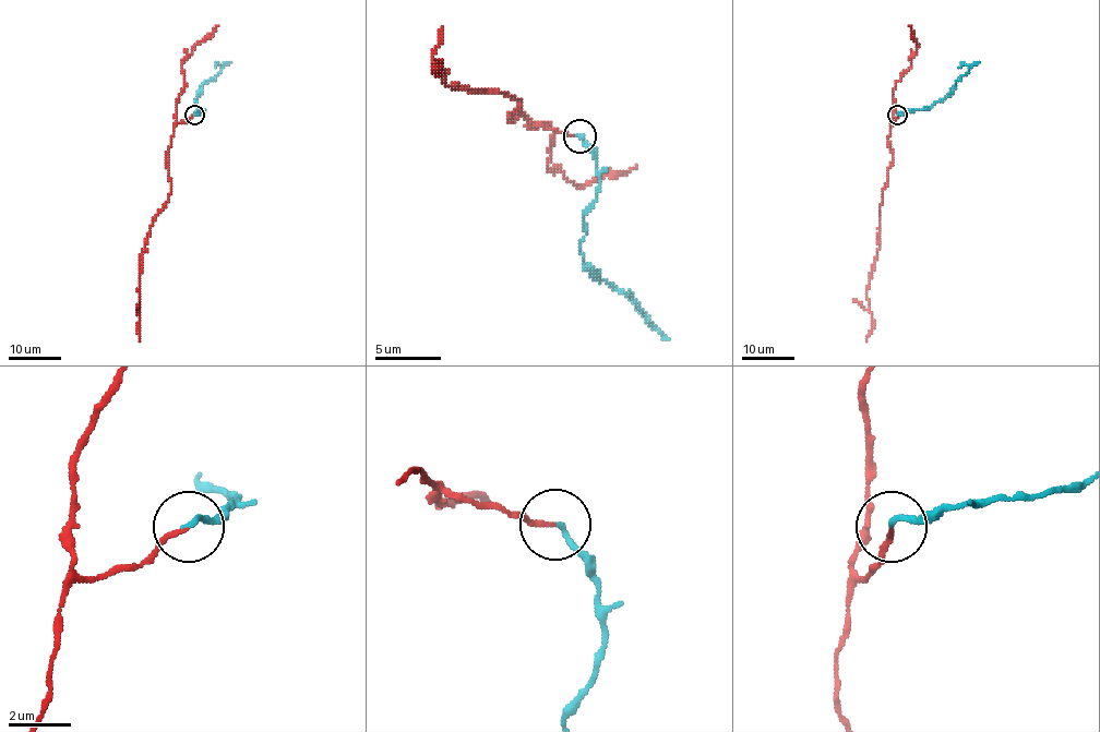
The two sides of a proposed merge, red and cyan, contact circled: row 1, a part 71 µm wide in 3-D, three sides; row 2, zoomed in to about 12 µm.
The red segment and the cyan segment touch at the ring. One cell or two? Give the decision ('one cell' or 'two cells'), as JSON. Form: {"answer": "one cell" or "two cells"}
{"answer": "one cell"}

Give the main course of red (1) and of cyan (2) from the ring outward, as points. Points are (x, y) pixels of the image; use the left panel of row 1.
1: (195, 115), (172, 129), (166, 167), (170, 194), (157, 213), (141, 254), (140, 340)
2: (195, 115), (203, 110), (196, 106), (199, 90), (212, 80), (222, 67), (215, 67)

